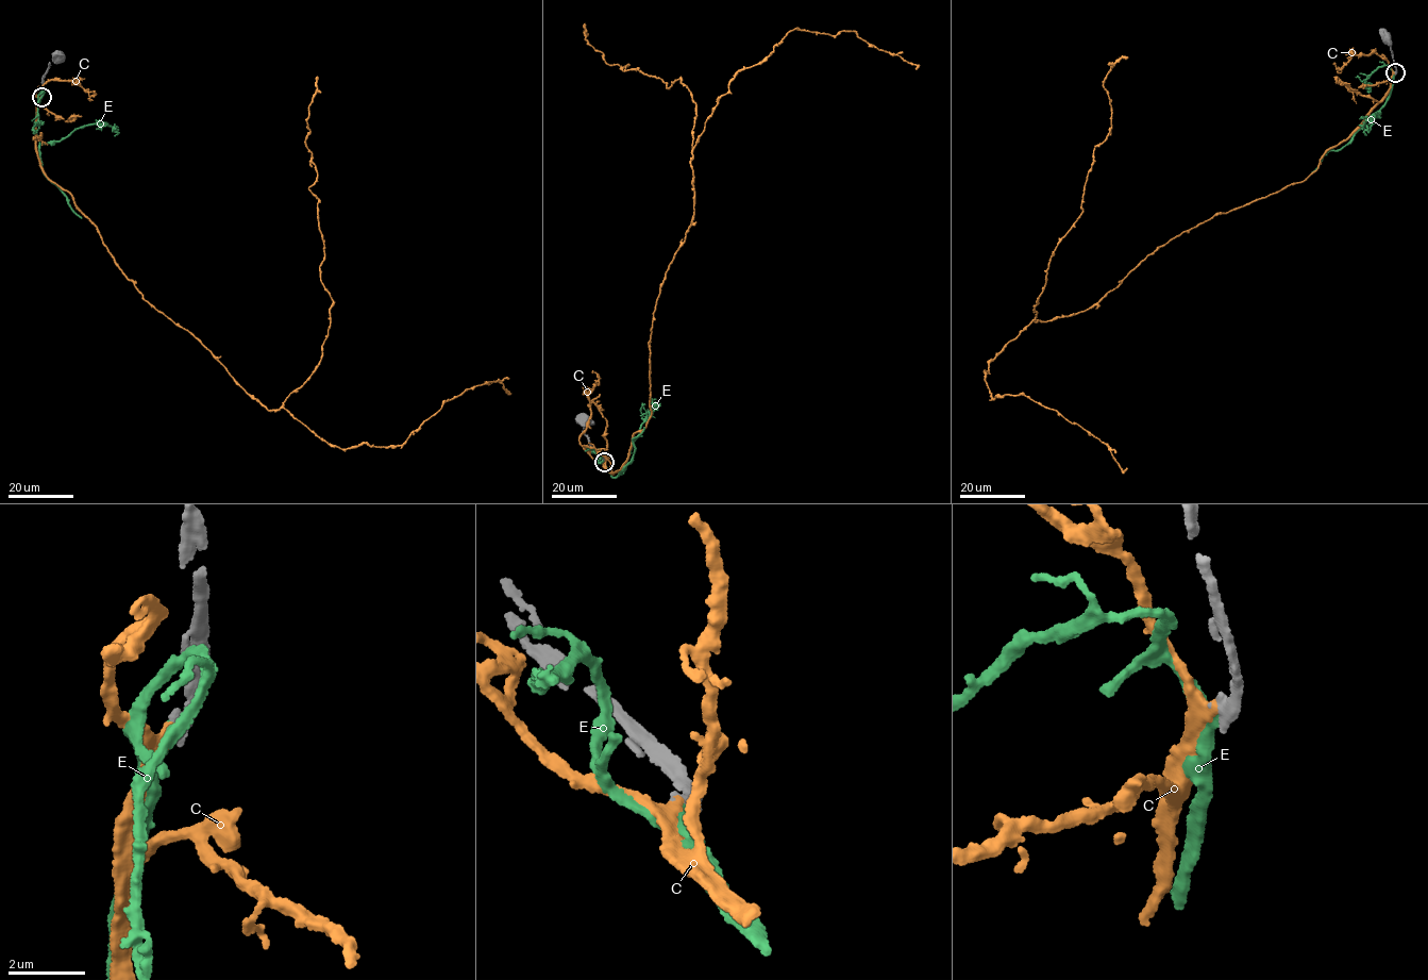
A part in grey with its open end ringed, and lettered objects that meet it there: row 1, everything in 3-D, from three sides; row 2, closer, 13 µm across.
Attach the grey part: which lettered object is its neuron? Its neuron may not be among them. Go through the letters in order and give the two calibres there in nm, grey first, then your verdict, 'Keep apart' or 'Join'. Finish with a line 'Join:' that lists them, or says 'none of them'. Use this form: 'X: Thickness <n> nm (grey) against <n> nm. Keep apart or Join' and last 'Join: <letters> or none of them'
C: Thickness 340 nm (grey) against 200 nm. Join
E: Thickness 320 nm (grey) against 220 nm. Keep apart
Join: C

